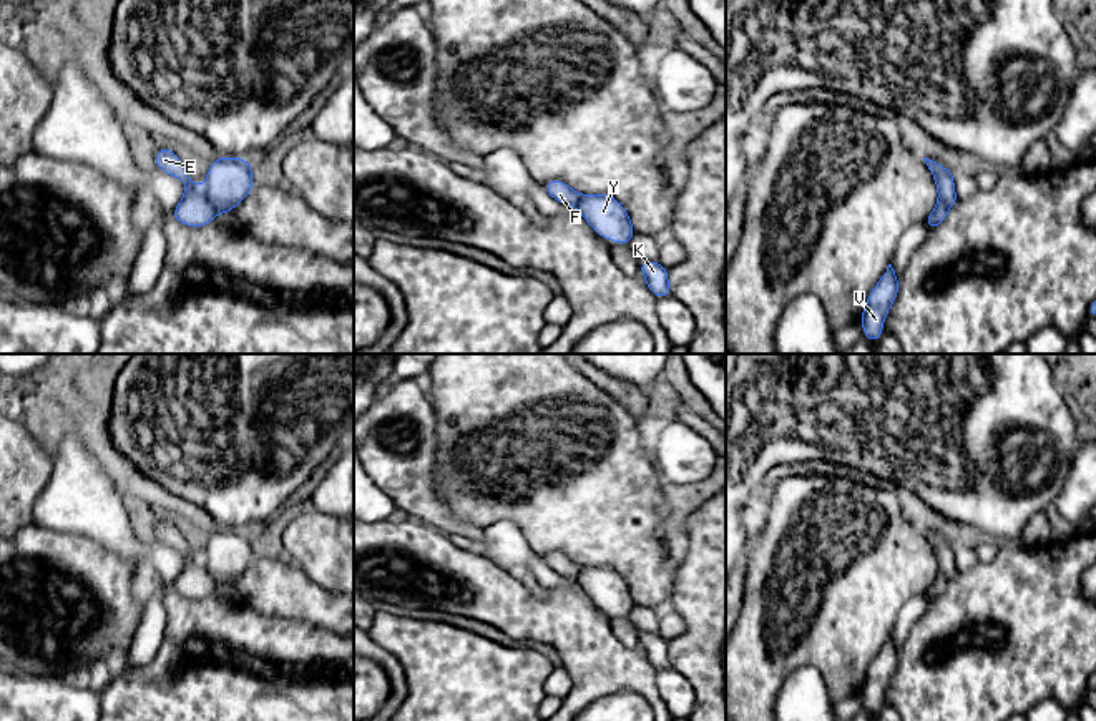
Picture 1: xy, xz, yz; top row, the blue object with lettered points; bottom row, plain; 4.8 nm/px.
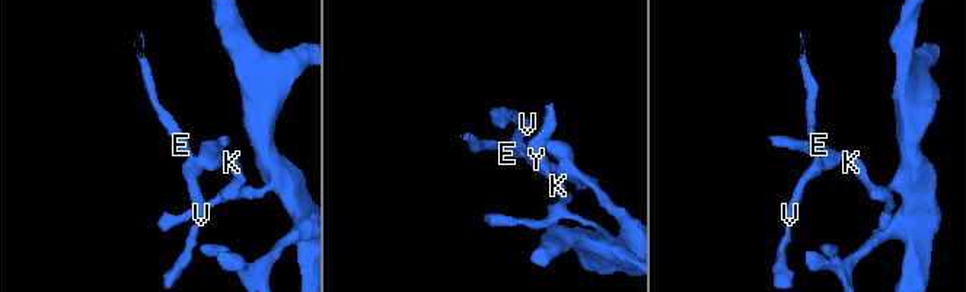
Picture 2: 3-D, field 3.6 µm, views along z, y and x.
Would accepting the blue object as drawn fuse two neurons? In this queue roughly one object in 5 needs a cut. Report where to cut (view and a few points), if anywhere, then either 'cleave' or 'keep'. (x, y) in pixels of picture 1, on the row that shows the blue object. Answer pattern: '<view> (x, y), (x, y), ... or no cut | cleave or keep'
xy (203, 188), (216, 211) | cleave

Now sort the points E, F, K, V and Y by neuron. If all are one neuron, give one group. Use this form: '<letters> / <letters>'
E F V / K Y

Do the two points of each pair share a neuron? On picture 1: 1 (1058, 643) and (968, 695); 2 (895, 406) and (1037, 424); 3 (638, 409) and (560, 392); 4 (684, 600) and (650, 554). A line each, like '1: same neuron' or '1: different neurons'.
1: same neuron
2: same neuron
3: different neurons
4: different neurons

